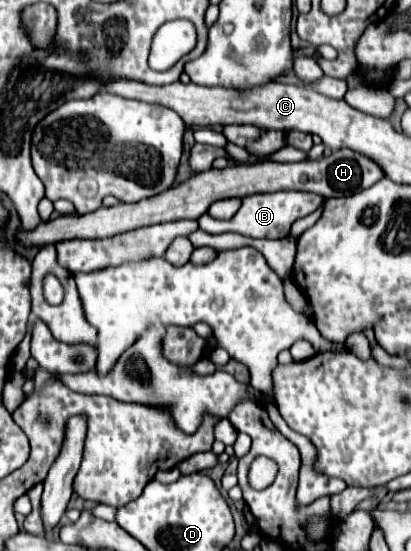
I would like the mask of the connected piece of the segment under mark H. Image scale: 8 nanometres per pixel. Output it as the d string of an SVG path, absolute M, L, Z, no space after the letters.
M339 149L333 151L329 157L321 157L319 161L299 161L299 163L257 163L257 165L239 165L239 167L227 167L223 171L209 169L205 173L197 173L189 179L185 179L181 185L173 185L167 191L153 195L149 199L141 199L137 203L119 203L115 207L99 207L93 213L87 215L63 215L53 221L41 223L33 231L21 231L17 237L23 241L23 245L47 245L57 243L63 239L101 239L101 237L113 237L125 231L133 231L139 227L155 225L155 223L167 223L177 219L199 219L213 201L217 199L229 199L229 197L247 197L255 193L267 193L267 191L281 191L281 189L295 189L295 191L311 191L319 193L325 199L329 197L345 197L353 195L361 189L371 187L377 183L385 173L381 167L351 149Z

